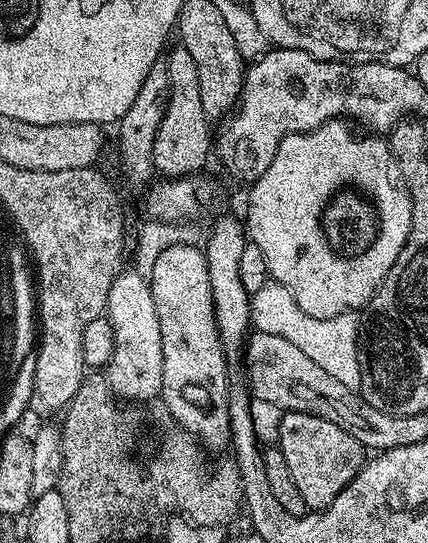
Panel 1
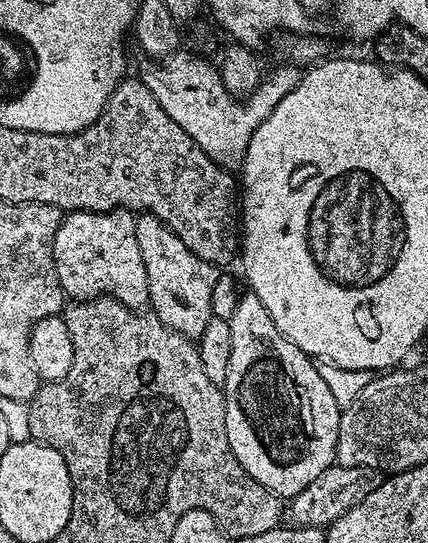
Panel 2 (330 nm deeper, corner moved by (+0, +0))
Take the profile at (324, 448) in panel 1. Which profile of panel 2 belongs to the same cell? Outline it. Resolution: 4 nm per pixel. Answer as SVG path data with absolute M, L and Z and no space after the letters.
M248 290L241 295L228 325L232 335L230 362L226 366L222 391L230 450L254 482L266 486L266 490L281 498L297 496L310 486L310 482L314 482L314 478L318 478L318 474L322 474L322 470L336 464L338 422L342 410L334 402L334 394L330 394L326 382L322 382L322 374L318 374L313 357L298 350L298 346L281 334L278 326L274 326L258 294Z

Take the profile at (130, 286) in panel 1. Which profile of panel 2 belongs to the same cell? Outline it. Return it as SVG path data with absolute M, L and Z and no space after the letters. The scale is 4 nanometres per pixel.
M126 208L109 212L70 212L61 219L58 234L54 234L54 270L69 301L93 300L96 296L113 296L128 308L140 310L148 304L146 266L138 251L136 216Z

